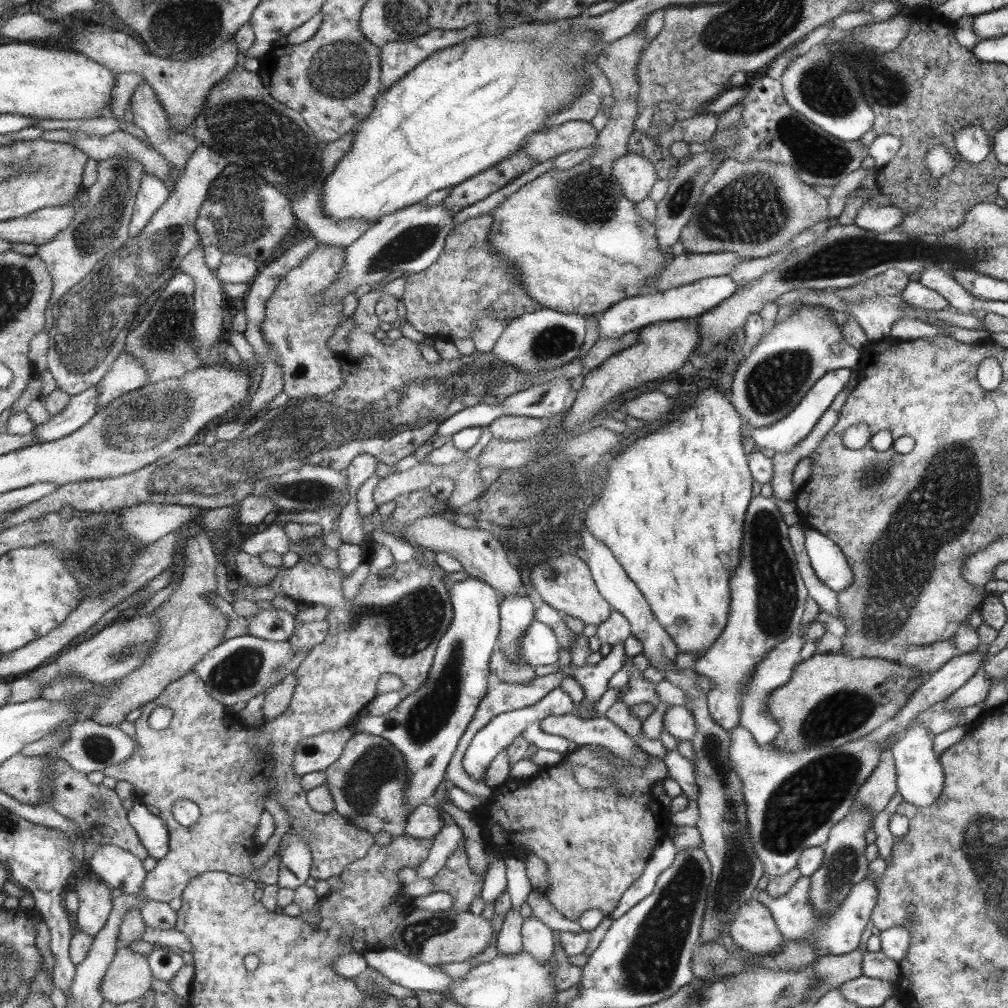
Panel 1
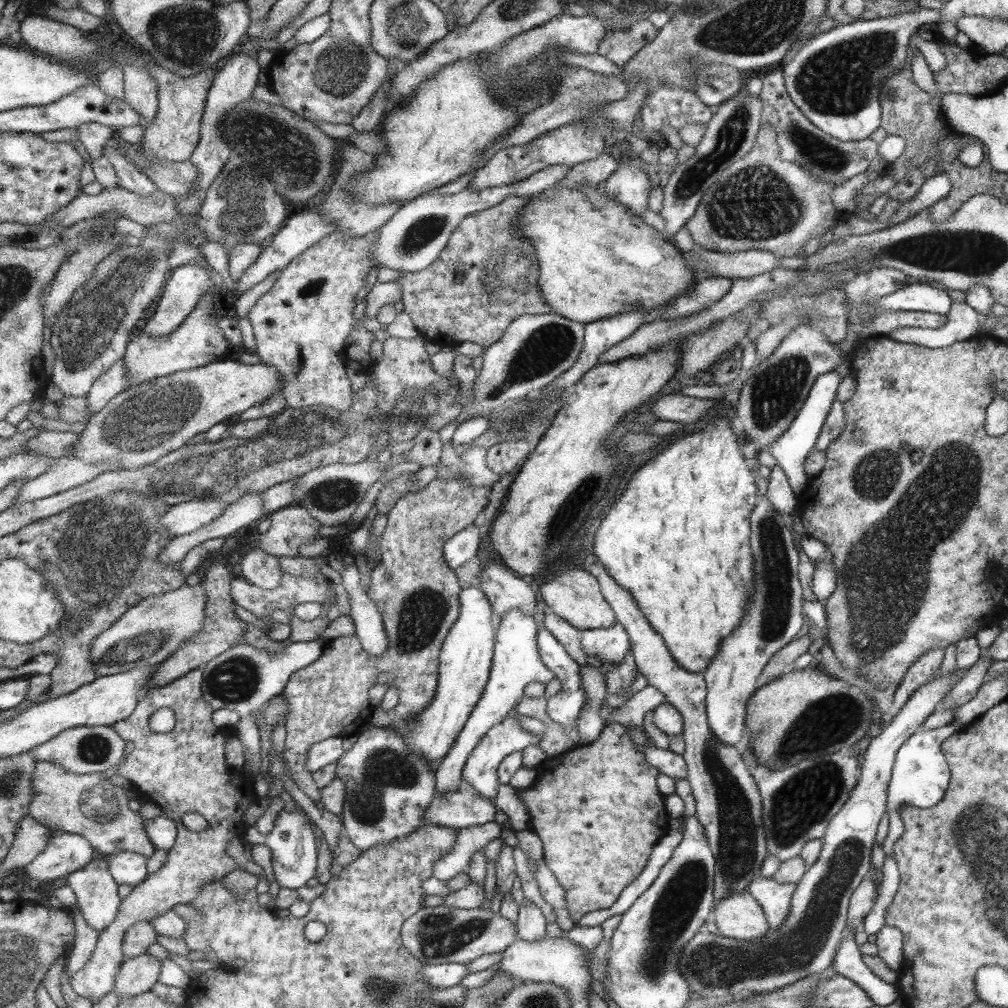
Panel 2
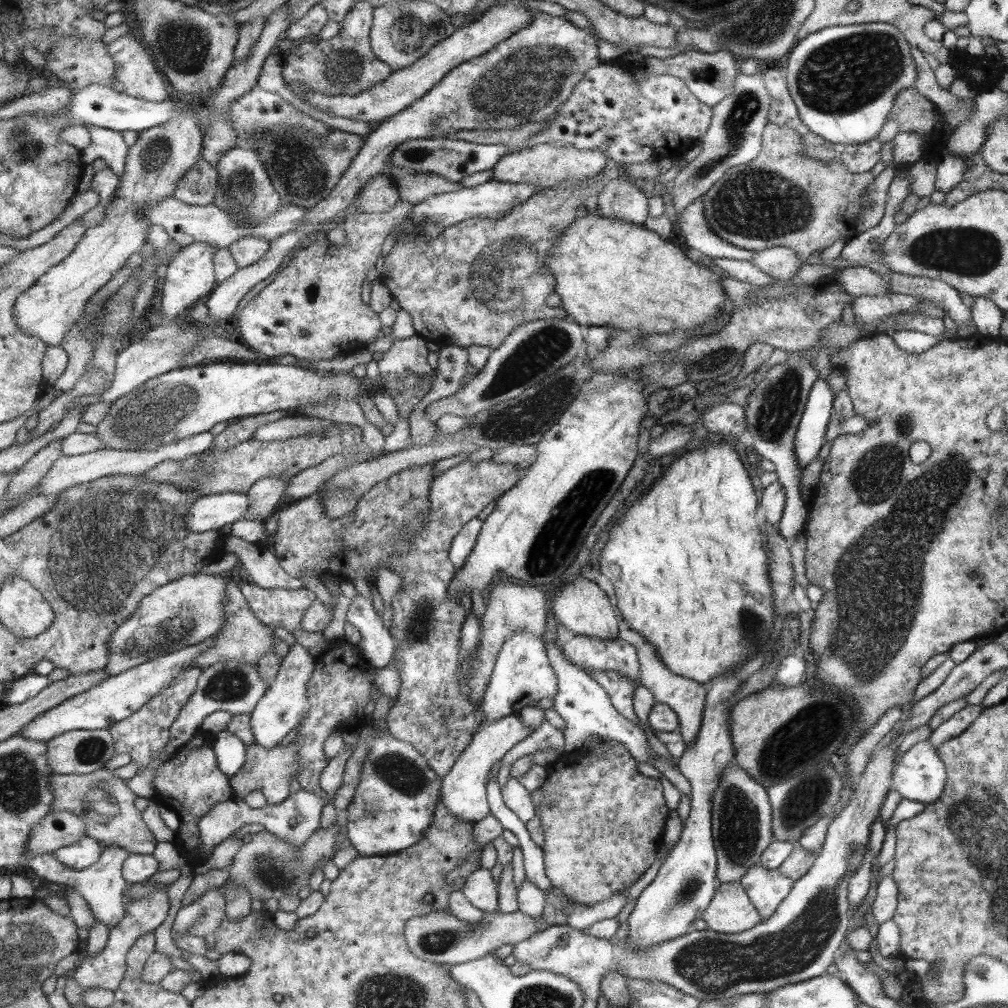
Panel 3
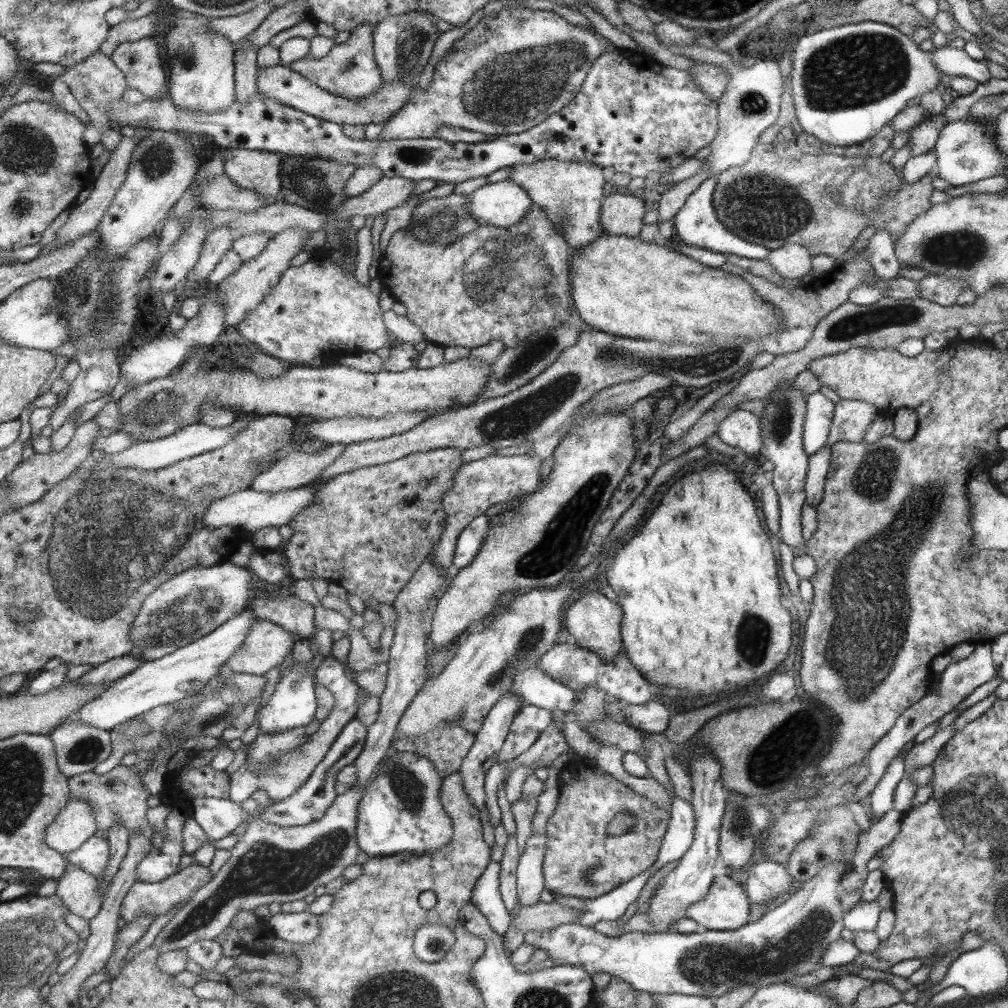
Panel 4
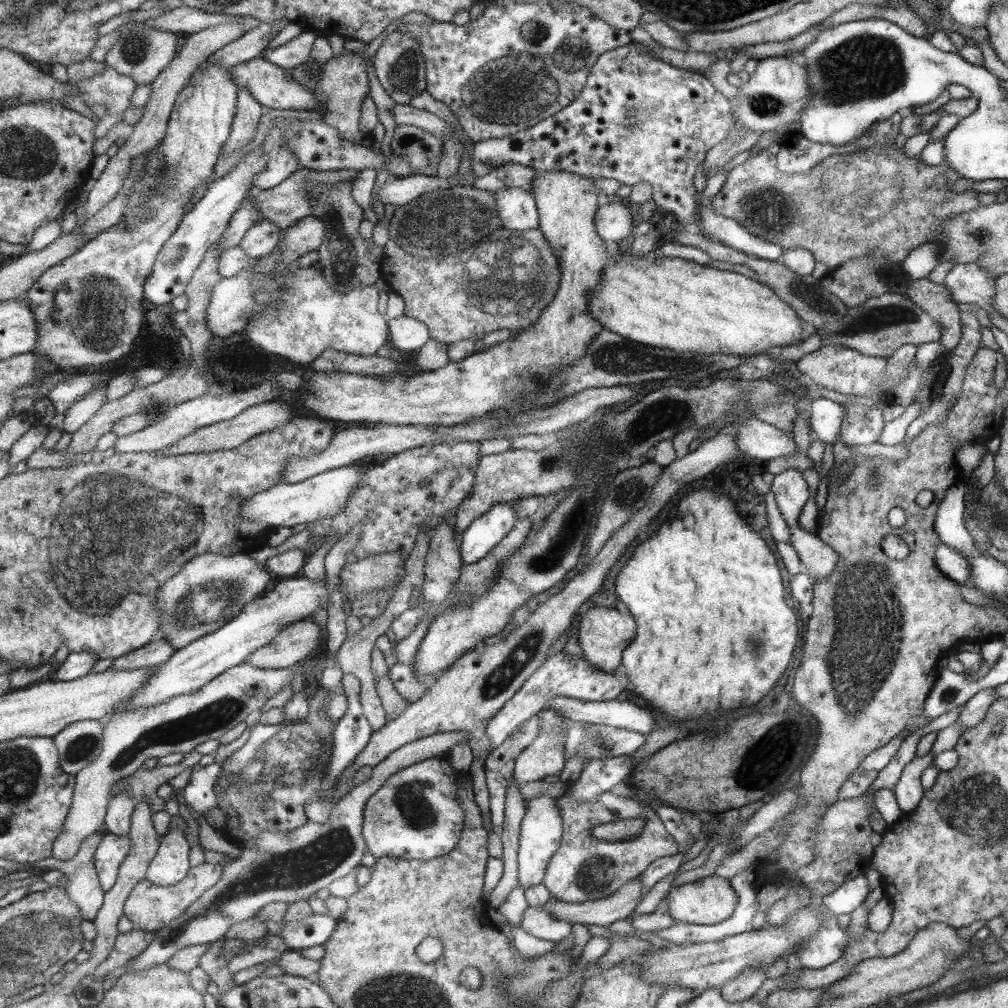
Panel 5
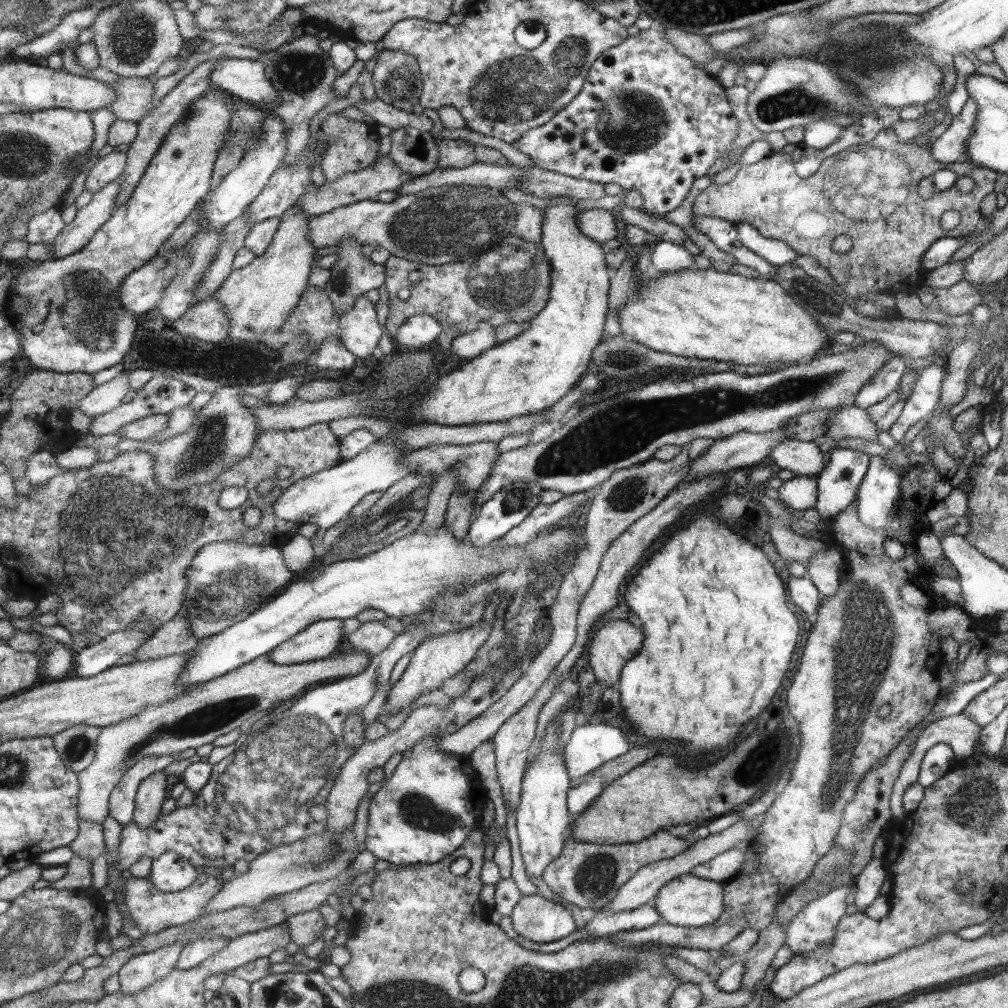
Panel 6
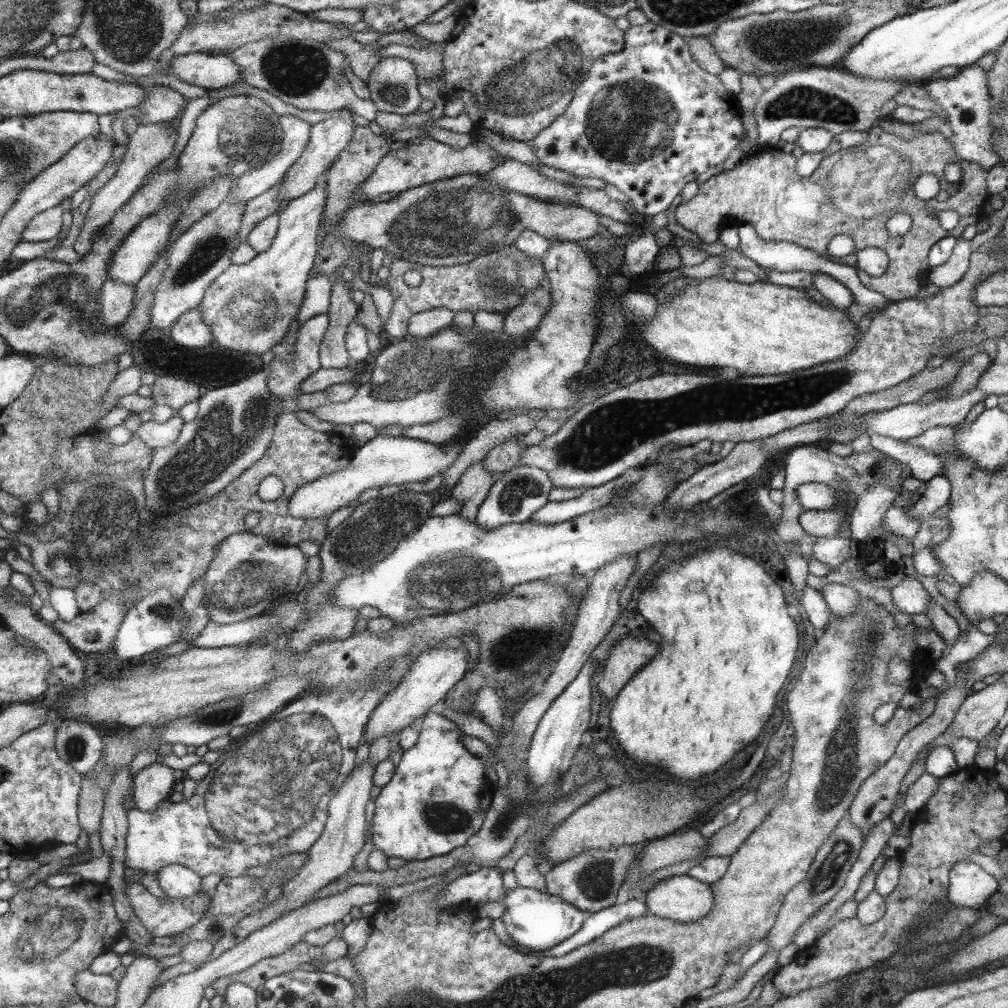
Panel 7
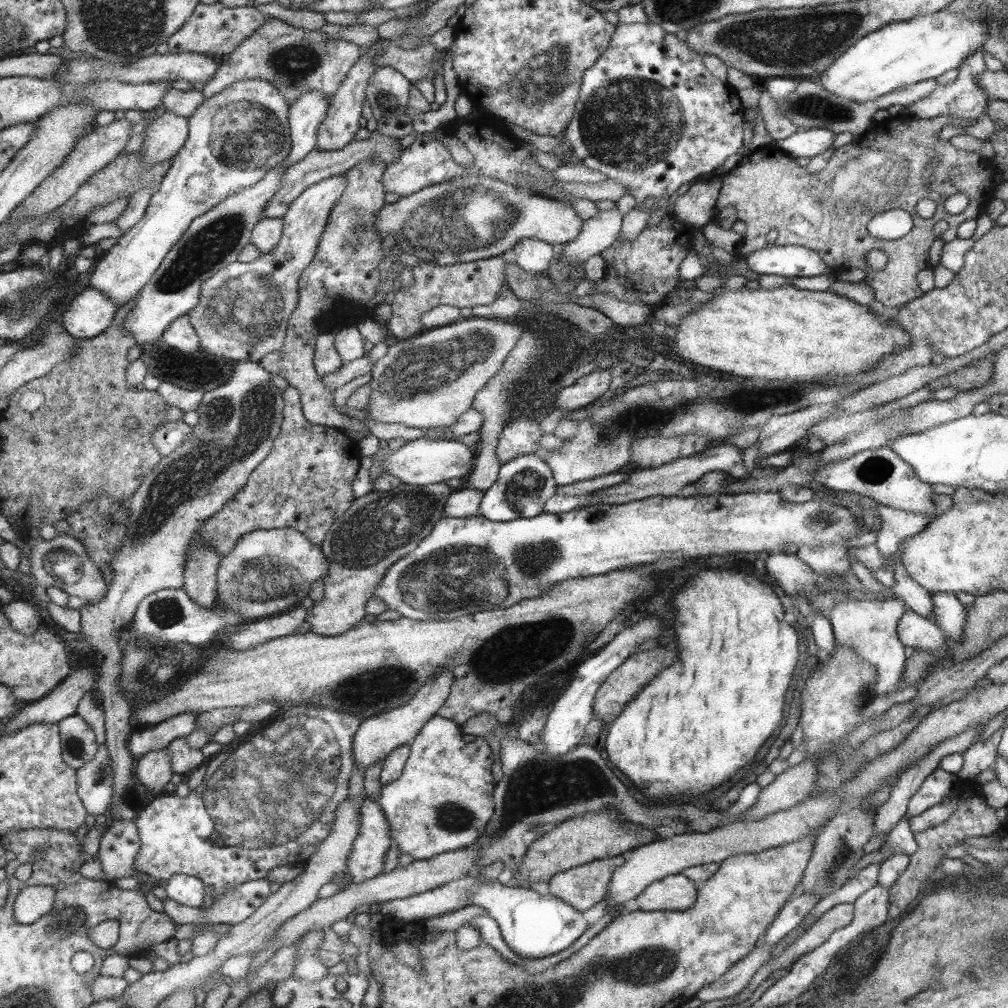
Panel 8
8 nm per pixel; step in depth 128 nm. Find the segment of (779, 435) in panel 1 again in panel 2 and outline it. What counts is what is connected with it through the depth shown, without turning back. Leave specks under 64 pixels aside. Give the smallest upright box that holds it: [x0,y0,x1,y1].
[766,372,843,496]

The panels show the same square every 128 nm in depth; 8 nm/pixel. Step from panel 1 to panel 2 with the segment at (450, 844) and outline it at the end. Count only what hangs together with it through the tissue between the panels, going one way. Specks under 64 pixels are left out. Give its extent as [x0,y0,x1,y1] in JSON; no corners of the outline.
[432,821,501,883]

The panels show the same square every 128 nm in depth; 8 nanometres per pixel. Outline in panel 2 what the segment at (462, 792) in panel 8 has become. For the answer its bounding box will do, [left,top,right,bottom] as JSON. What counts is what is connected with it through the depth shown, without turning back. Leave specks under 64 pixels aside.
[336,726,437,852]

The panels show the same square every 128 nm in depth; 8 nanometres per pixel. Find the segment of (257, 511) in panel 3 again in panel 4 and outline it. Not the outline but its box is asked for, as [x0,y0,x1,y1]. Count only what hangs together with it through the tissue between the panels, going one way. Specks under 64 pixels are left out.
[251,443,348,493]

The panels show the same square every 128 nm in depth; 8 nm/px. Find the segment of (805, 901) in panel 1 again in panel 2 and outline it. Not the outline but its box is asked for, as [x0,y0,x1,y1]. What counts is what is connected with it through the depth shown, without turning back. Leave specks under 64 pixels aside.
[747,873,878,933]

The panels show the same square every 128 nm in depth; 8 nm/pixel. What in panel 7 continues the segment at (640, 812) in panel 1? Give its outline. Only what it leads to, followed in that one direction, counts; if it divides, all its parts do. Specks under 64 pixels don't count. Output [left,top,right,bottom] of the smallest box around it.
[544,842,653,912]

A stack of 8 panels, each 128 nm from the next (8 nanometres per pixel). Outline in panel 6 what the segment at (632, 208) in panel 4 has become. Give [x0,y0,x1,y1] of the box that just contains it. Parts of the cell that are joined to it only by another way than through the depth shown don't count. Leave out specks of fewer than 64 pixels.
[576,208,617,243]

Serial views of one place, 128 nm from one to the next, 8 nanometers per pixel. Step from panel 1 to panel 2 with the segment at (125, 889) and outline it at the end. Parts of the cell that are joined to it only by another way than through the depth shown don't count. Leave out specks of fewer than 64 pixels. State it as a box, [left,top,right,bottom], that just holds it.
[106,852,148,885]

